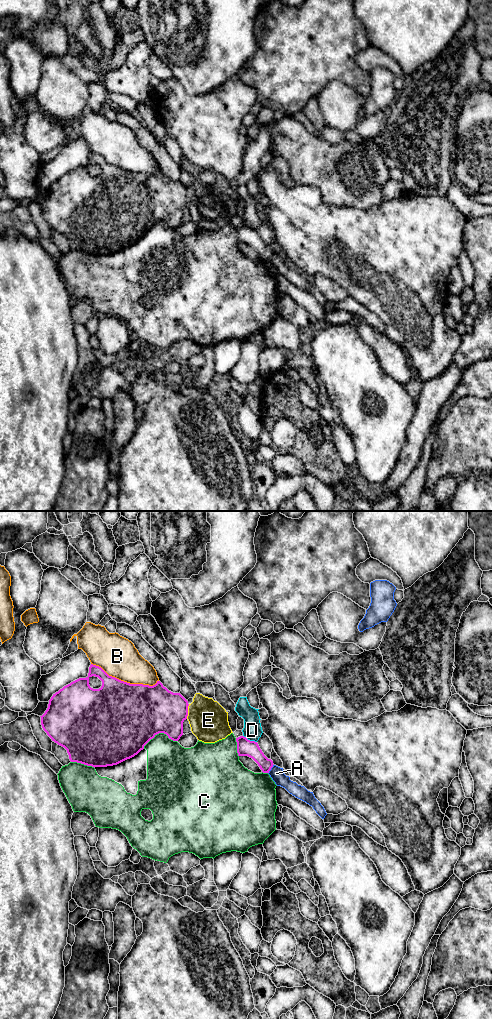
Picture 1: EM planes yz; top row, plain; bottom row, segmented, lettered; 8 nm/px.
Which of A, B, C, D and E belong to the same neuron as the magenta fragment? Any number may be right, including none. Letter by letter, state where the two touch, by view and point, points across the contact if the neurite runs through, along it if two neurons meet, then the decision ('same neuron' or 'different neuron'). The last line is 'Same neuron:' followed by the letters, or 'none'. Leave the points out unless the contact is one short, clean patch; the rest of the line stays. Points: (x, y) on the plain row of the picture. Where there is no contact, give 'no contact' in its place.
A: yz (270, 257) | along yz (273, 252), (268, 261) | different neuron
B: yz (125, 170) | different neuron
C: yz (159, 220) | different neuron
D: yz (249, 228) | different neuron
E: yz (187, 199) | different neuron
Same neuron: none

